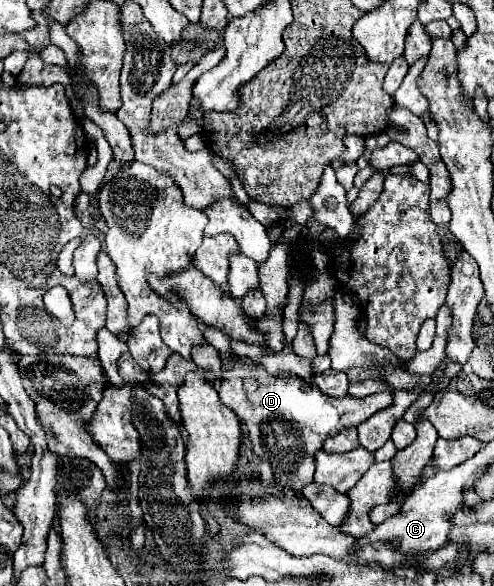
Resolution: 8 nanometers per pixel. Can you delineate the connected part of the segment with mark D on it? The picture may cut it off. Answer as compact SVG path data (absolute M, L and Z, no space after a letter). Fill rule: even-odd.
M198 320L198 328L204 340L220 352L224 352L224 380L218 390L224 406L236 412L250 432L250 442L258 458L264 458L272 464L274 478L278 484L288 484L290 488L300 488L312 482L314 460L312 456L322 448L328 436L336 436L346 426L358 426L368 420L372 414L392 406L392 390L374 392L364 400L346 396L344 400L332 400L324 396L314 384L304 384L302 380L276 380L268 376L260 366L252 364L246 358L232 358L230 344L218 328ZM238 382L242 382L246 396L238 396Z

